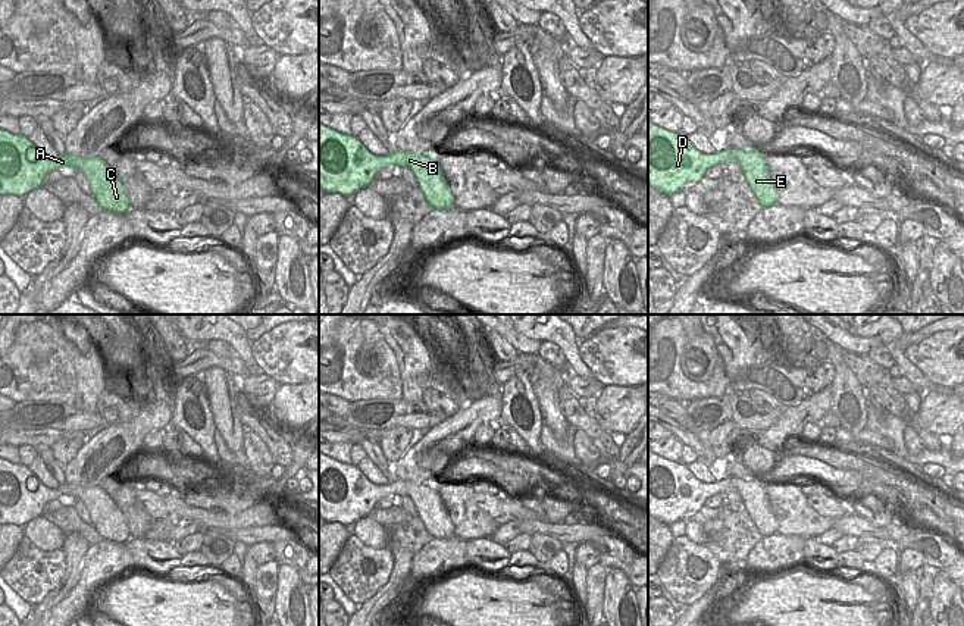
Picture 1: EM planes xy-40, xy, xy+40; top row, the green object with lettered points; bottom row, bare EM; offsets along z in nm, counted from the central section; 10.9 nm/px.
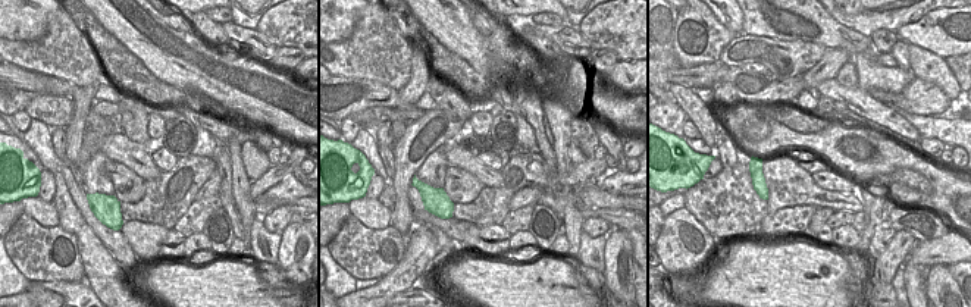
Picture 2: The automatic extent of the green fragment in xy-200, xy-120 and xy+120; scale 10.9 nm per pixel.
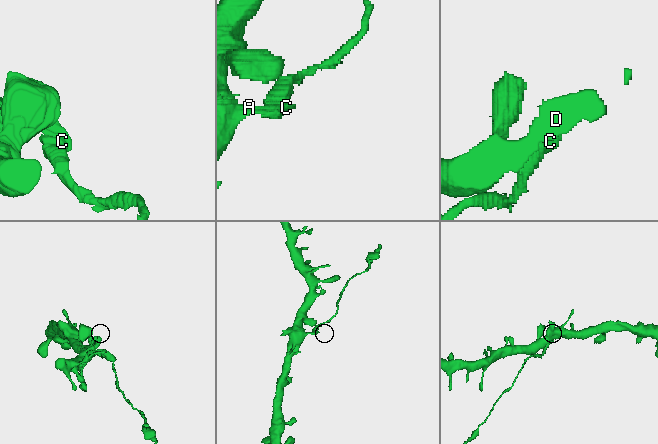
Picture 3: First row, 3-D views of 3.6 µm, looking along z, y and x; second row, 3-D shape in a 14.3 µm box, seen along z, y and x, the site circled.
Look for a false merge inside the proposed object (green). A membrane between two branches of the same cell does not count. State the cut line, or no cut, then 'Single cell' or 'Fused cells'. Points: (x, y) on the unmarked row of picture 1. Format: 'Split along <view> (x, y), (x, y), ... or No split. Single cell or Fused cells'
Split along xy (404, 481), (400, 495). Fused cells

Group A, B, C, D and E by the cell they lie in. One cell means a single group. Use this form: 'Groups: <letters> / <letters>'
Groups: A D / B C E

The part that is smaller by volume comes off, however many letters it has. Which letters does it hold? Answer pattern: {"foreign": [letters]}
{"foreign": ["B", "C", "E"]}

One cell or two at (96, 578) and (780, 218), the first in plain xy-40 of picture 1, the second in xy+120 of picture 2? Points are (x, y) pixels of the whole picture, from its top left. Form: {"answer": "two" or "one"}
{"answer": "one"}

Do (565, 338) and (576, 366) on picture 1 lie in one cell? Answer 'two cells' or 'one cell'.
one cell

